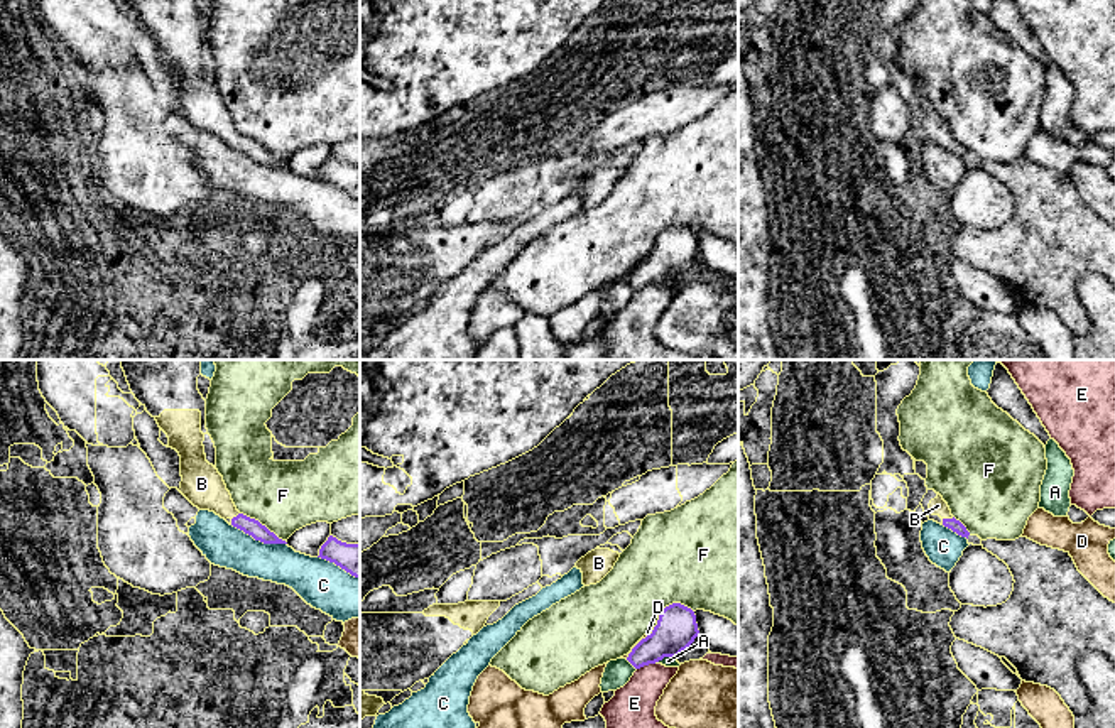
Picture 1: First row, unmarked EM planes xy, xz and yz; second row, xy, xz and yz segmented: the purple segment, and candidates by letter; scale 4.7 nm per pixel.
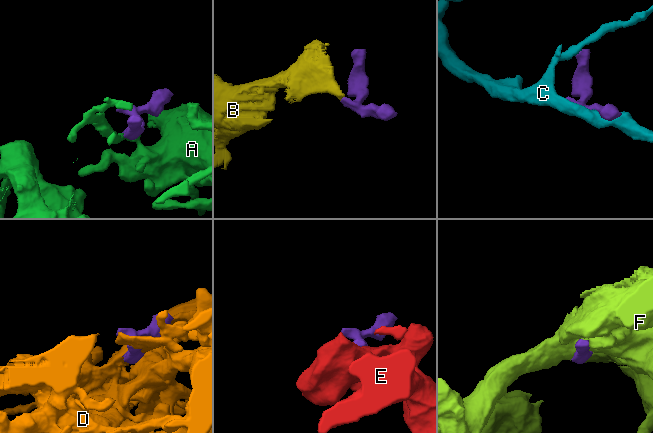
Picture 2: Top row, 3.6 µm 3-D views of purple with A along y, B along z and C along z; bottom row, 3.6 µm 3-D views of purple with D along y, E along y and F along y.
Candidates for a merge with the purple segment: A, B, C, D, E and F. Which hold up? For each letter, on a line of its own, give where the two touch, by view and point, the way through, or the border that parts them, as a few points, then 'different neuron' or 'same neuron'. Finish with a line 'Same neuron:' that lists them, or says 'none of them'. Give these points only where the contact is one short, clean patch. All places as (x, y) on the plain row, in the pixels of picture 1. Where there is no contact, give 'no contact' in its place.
A: meets purple in xz at (630, 284); border along xz (625, 281), (636, 291); different neuron
B: meets purple in yz at (948, 141); runs through yz (953, 146), (948, 141), (938, 127); same neuron
C: meets purple in xy at (259, 161); different neuron
D: meets purple in xz at (637, 266); different neuron
E: meets purple in xz at (646, 286); different neuron
F: meets purple in xz at (669, 227); different neuron
Same neuron: B

